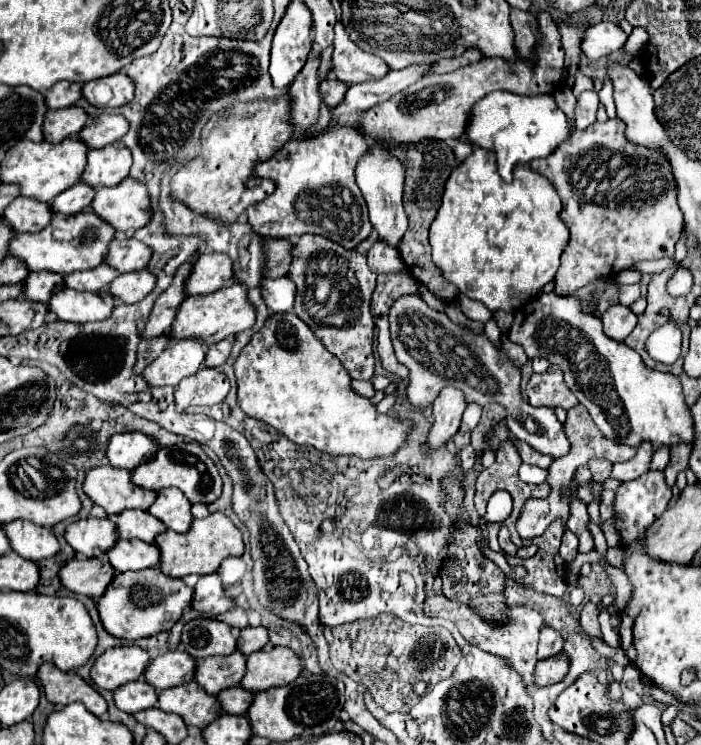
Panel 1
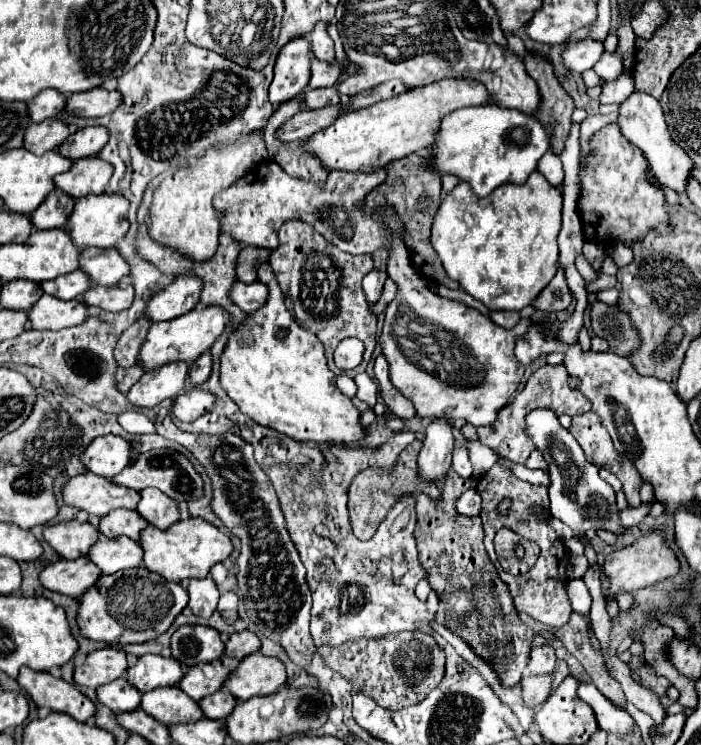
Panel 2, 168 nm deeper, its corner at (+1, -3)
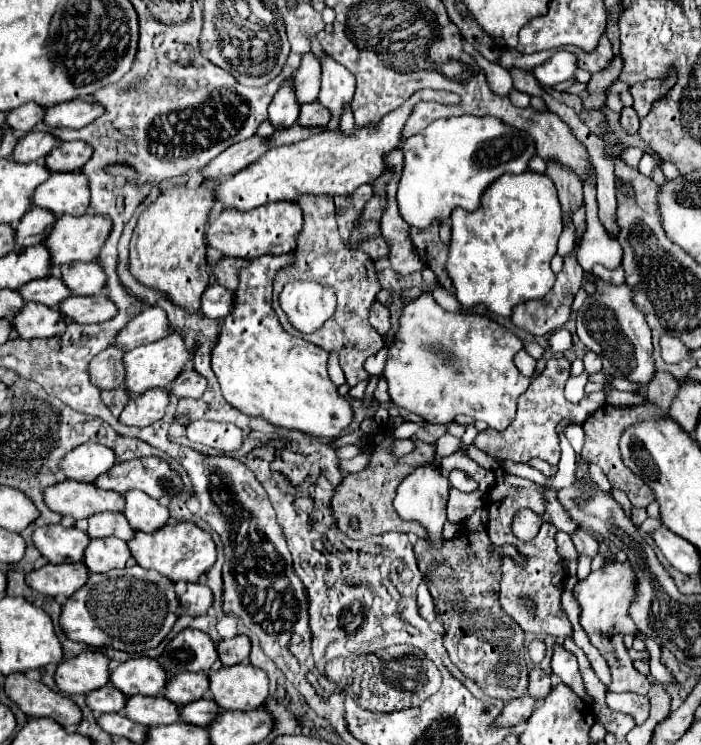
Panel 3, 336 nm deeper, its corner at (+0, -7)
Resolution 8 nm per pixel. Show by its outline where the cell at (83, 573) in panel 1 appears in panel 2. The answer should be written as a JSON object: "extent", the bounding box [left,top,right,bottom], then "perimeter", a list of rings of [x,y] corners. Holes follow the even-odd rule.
{"extent":[39,557,101,599],"perimeter":[[[79,557],[73,561],[59,559],[47,565],[39,575],[45,589],[69,595],[73,599],[81,599],[81,595],[95,585],[99,577],[101,569],[89,557]]]}

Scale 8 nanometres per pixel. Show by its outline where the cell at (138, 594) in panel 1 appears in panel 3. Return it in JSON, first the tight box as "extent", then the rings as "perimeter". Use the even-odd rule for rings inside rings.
{"extent":[60,565,178,655],"perimeter":[[[128,565],[110,573],[90,573],[86,585],[66,599],[60,613],[60,627],[72,641],[92,647],[112,647],[130,655],[160,645],[172,631],[178,611],[174,583],[156,571]]]}

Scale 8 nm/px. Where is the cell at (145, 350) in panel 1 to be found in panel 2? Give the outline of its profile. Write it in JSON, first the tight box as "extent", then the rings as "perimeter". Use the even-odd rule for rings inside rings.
{"extent":[115,363,145,393],"perimeter":[[[135,363],[135,365],[129,367],[129,369],[117,369],[115,377],[117,377],[119,389],[121,389],[123,393],[127,393],[127,391],[133,387],[133,383],[137,383],[137,379],[139,379],[143,373],[145,373],[145,369],[143,369],[139,363]]]}

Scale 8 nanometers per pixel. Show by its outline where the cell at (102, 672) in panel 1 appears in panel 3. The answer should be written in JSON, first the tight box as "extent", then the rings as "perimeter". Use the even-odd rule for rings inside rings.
{"extent":[54,651,110,695],"perimeter":[[[82,651],[80,655],[66,659],[58,665],[54,675],[56,687],[66,695],[88,695],[90,691],[108,685],[108,663],[110,659],[100,651]]]}

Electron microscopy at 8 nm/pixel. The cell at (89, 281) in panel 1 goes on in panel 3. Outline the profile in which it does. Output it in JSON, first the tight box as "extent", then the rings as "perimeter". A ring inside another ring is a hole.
{"extent":[18,277,70,307],"perimeter":[[[54,277],[34,279],[32,283],[26,283],[24,287],[20,287],[18,293],[22,295],[22,299],[26,303],[34,301],[34,303],[42,303],[46,307],[58,307],[58,303],[62,303],[62,299],[66,299],[70,295],[70,291],[66,291],[66,285],[62,283],[62,279],[54,279]]]}

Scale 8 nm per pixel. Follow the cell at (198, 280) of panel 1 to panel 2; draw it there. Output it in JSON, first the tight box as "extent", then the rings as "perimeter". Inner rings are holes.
{"extent":[145,275,203,323],"perimeter":[[[181,275],[149,301],[145,315],[155,323],[175,319],[197,307],[201,289],[203,281],[197,275]]]}

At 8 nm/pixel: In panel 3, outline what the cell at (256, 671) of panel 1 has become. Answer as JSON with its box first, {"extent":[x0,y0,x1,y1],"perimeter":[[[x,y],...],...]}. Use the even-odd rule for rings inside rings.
{"extent":[208,663,268,711],"perimeter":[[[238,663],[208,673],[210,693],[224,711],[252,711],[262,707],[268,695],[266,673],[252,663]]]}

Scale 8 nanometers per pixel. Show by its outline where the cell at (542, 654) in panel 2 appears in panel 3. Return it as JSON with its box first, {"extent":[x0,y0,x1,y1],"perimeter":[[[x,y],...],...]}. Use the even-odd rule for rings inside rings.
{"extent":[528,667,550,701],"perimeter":[[[534,667],[530,671],[530,685],[528,685],[528,695],[534,697],[536,701],[542,701],[550,693],[550,677],[544,673],[540,667]]]}

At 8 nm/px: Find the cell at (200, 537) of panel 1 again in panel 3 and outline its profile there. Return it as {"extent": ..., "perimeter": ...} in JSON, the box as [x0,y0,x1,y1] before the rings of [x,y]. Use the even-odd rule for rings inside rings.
{"extent":[128,523,216,583],"perimeter":[[[168,523],[154,533],[136,531],[134,539],[128,541],[128,549],[140,567],[158,571],[160,575],[168,577],[172,583],[176,581],[194,583],[216,561],[216,545],[212,541],[212,535],[196,527],[194,523]]]}

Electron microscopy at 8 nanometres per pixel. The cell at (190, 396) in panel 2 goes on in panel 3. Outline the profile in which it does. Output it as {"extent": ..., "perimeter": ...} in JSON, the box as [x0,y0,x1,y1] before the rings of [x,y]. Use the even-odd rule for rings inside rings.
{"extent":[186,421,242,455],"perimeter":[[[192,421],[186,427],[186,437],[192,443],[202,443],[220,451],[222,455],[232,455],[242,447],[242,433],[234,425],[220,425],[214,421]]]}

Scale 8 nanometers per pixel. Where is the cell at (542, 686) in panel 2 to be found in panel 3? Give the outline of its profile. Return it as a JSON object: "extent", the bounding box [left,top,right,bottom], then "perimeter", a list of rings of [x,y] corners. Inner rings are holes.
{"extent":[494,695,536,727],"perimeter":[[[528,695],[506,703],[502,713],[496,717],[494,727],[516,727],[516,725],[524,723],[530,717],[530,713],[534,711],[534,705],[536,705],[536,699],[530,699]]]}

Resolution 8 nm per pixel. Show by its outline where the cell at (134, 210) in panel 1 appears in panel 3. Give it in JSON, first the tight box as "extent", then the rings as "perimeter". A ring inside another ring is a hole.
{"extent":[44,215,110,265],"perimeter":[[[60,215],[44,245],[50,251],[52,265],[66,265],[74,261],[98,259],[102,241],[110,233],[110,219],[102,215]]]}

